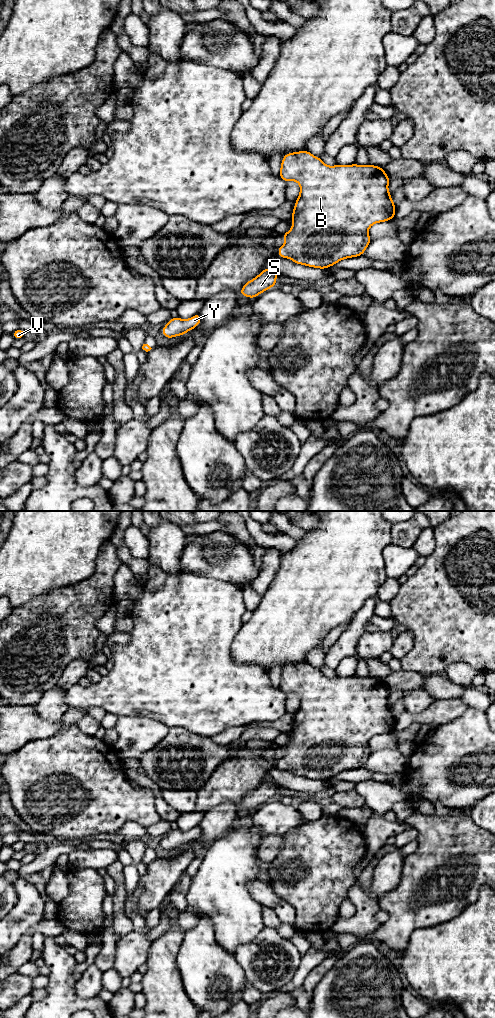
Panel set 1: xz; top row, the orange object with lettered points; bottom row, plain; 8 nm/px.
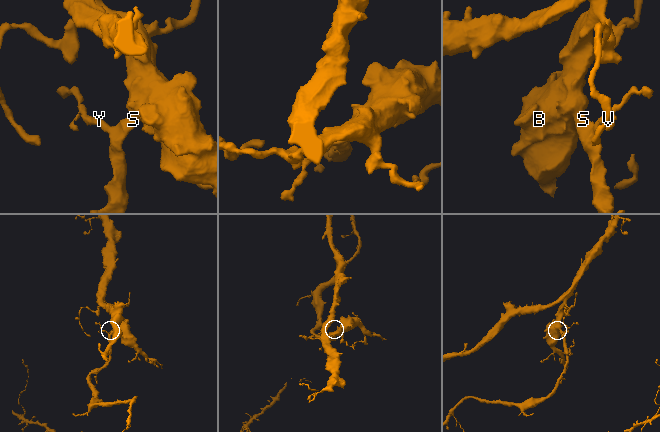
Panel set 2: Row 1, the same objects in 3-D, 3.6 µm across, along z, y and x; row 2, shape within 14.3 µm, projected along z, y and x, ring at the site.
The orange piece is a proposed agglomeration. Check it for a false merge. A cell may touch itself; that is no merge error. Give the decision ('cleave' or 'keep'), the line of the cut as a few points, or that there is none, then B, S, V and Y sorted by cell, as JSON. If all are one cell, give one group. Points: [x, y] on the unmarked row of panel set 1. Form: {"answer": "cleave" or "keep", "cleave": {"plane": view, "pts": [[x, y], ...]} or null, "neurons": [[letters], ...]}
{"answer": "keep", "cleave": null, "neurons": [["B", "S", "V", "Y"]]}

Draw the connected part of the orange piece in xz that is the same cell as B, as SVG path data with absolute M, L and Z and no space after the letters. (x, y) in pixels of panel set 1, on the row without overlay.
M309 663L283 668L279 688L286 695L296 693L300 705L292 724L292 739L282 746L285 755L278 768L308 779L326 781L347 770L363 767L372 753L369 740L394 731L396 720L388 702L390 690L375 677L328 678Z

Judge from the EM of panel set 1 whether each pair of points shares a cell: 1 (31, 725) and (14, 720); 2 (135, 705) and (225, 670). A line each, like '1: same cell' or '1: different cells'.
1: same cell
2: same cell

